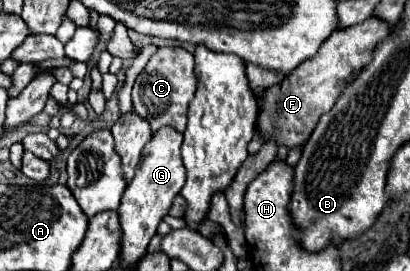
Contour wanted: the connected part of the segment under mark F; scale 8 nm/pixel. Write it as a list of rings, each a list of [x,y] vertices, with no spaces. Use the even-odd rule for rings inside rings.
[[[370,17],[346,29],[336,29],[326,43],[318,49],[314,59],[298,65],[280,85],[264,89],[264,101],[260,103],[258,125],[264,139],[274,137],[280,145],[302,145],[312,133],[318,119],[334,107],[342,91],[360,75],[360,71],[372,61],[374,49],[390,35],[390,23],[382,17]]]

